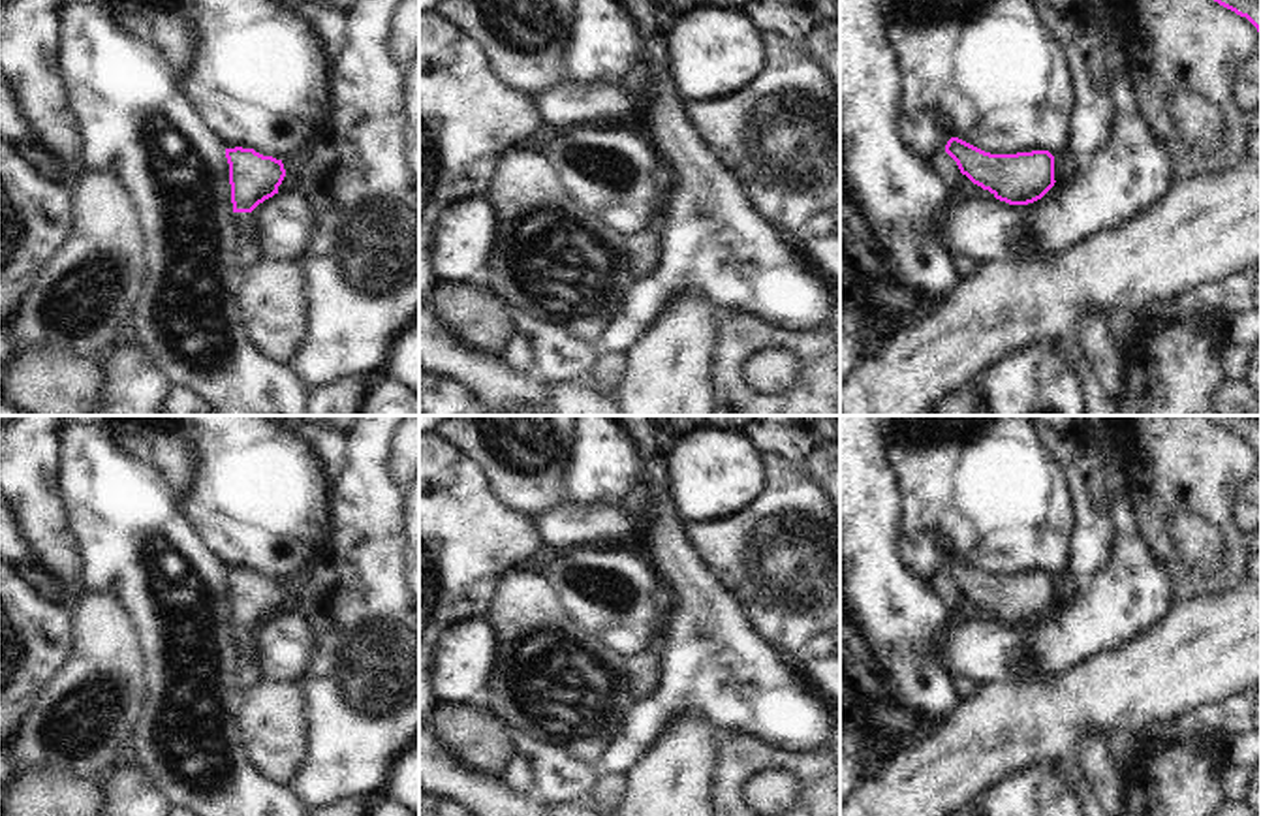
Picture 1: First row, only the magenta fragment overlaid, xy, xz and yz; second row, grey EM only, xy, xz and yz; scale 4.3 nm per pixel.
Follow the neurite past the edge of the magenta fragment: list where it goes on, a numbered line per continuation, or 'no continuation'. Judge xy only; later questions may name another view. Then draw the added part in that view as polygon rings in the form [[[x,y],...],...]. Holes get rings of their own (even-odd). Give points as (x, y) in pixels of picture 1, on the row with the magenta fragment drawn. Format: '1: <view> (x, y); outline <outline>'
1: xy (247, 251); outline [[[233,212],[233,252],[237,265],[246,271],[256,265],[261,258],[257,241],[256,241],[256,220],[252,212]]]

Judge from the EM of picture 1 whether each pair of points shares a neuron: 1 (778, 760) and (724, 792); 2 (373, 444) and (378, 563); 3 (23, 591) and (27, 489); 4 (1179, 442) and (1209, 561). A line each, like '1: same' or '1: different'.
1: same
2: same
3: different
4: different

